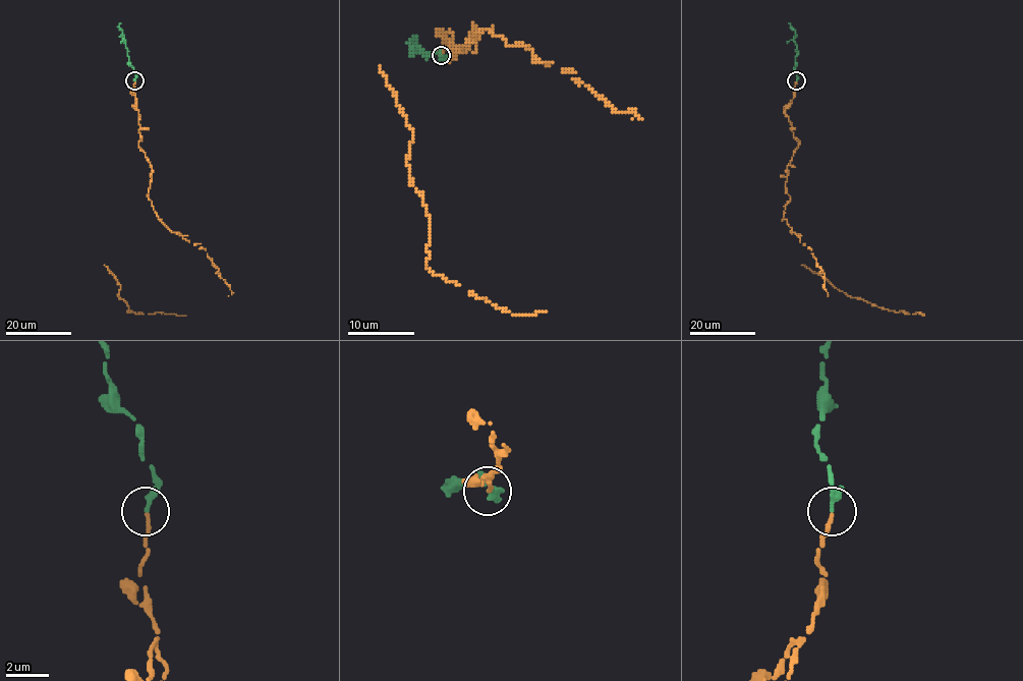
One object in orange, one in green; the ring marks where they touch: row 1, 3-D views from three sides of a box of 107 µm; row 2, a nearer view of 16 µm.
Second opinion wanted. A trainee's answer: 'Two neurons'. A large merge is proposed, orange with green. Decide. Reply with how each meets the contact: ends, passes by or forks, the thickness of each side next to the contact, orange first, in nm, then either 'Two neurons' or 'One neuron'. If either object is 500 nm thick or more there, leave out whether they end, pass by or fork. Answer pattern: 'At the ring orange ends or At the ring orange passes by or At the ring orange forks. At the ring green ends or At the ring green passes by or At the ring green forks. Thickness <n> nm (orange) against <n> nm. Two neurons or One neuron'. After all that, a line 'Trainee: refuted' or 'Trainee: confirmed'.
At the ring orange ends. At the ring green passes by. Thickness 190 nm (orange) against 200 nm. One neuron
Trainee: refuted

